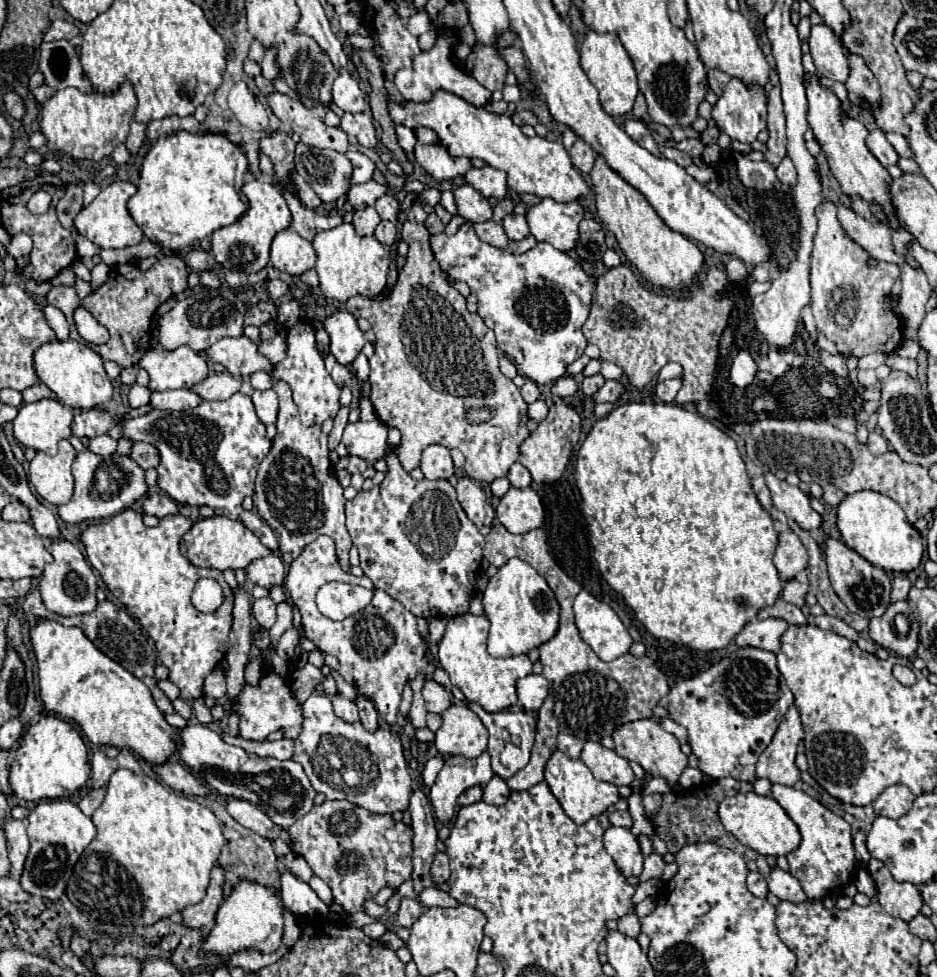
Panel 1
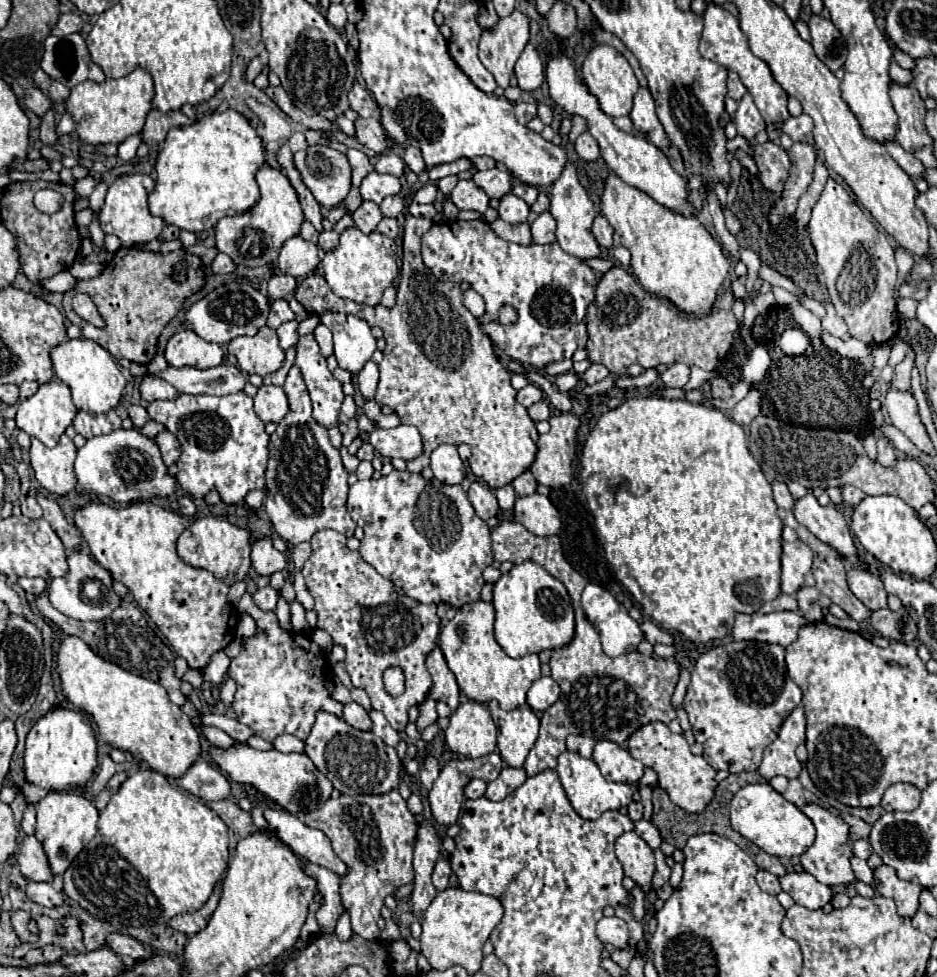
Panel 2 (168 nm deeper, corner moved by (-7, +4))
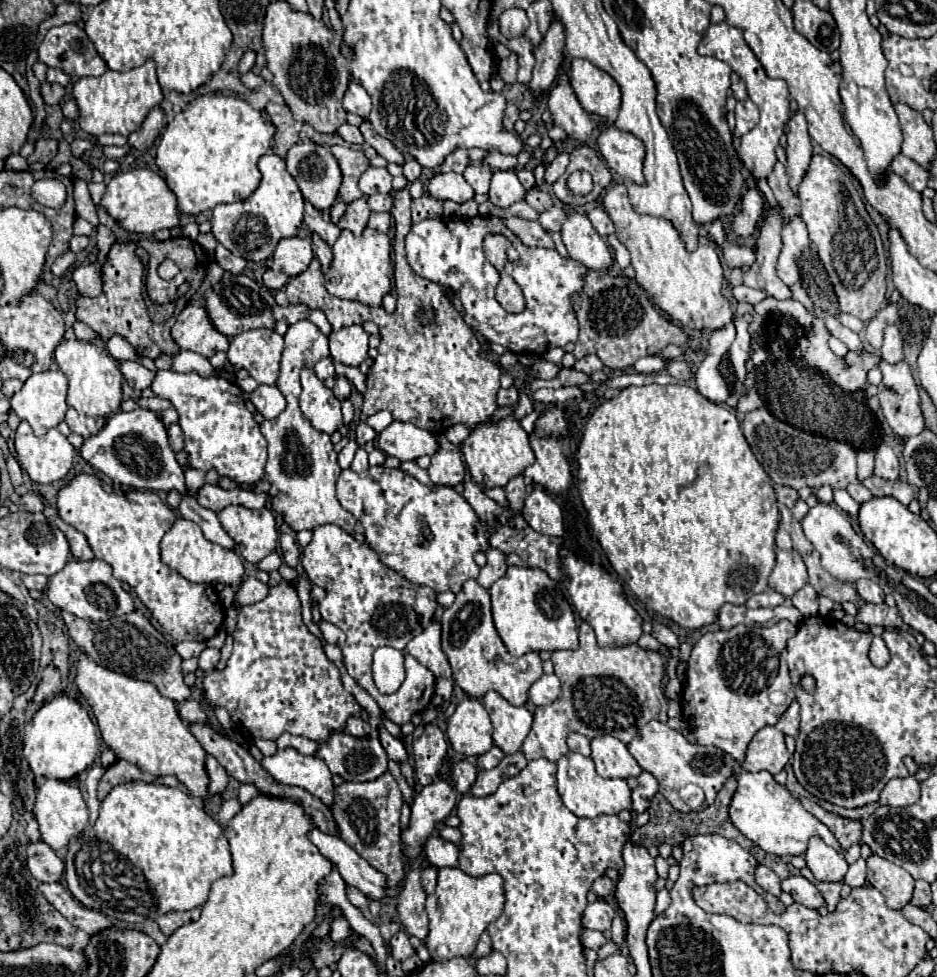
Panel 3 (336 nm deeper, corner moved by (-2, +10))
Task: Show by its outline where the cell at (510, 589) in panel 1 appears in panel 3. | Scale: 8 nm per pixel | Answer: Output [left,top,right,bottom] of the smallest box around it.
[490,566,578,656]

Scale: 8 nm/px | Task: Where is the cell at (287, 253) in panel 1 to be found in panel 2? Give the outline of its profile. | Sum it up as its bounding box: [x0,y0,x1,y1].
[277,236,319,278]

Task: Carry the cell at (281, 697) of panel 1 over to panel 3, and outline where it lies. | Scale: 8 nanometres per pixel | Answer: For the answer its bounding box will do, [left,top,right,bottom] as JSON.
[204,580,362,744]

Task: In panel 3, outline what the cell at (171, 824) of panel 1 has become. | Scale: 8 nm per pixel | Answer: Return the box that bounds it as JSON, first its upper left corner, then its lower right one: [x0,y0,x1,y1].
[64,782,234,924]

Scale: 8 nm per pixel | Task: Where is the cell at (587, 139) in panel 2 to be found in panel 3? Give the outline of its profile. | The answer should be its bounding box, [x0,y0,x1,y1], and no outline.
[548,64,594,144]

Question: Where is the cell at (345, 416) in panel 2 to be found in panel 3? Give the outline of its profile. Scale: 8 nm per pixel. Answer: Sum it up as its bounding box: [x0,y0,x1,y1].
[332,376,350,400]

